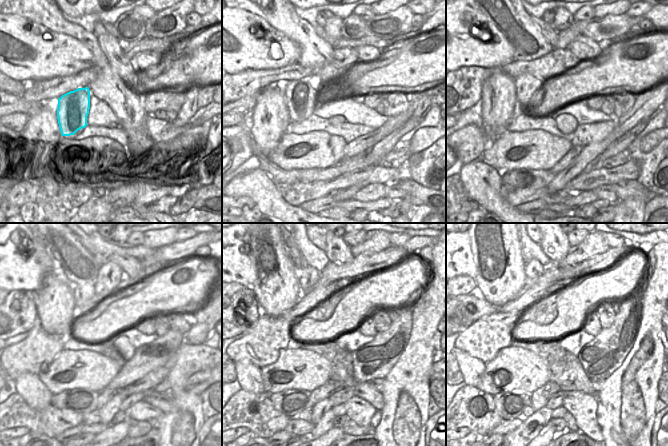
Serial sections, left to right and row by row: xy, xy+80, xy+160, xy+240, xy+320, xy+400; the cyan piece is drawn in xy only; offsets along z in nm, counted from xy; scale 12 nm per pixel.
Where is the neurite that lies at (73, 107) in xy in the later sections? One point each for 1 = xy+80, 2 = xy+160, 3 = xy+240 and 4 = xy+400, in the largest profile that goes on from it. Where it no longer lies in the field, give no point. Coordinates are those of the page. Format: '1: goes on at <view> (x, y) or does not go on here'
1: goes on at xy+80 (301, 95)
2: goes on at xy+160 (527, 85)
3: goes on at xy+240 (82, 292)
4: goes on at xy+400 (534, 269)

